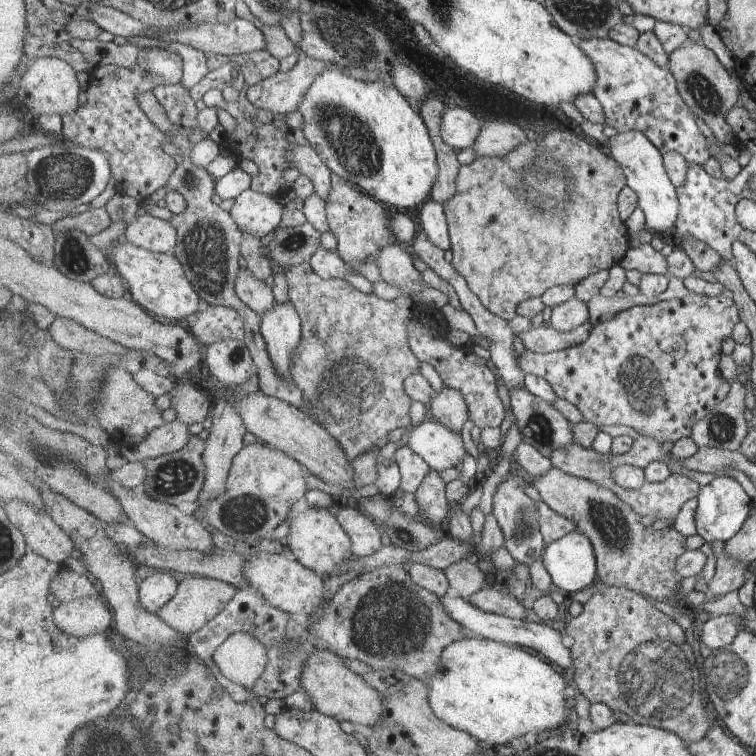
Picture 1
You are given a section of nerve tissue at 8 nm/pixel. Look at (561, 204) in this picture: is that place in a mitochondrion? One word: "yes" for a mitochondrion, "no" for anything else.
yes

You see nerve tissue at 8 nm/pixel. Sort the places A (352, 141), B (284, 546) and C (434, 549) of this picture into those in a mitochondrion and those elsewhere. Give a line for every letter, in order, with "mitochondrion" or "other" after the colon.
A: mitochondrion
B: other
C: other

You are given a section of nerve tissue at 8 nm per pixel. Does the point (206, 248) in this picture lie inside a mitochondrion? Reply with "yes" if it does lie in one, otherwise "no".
yes

